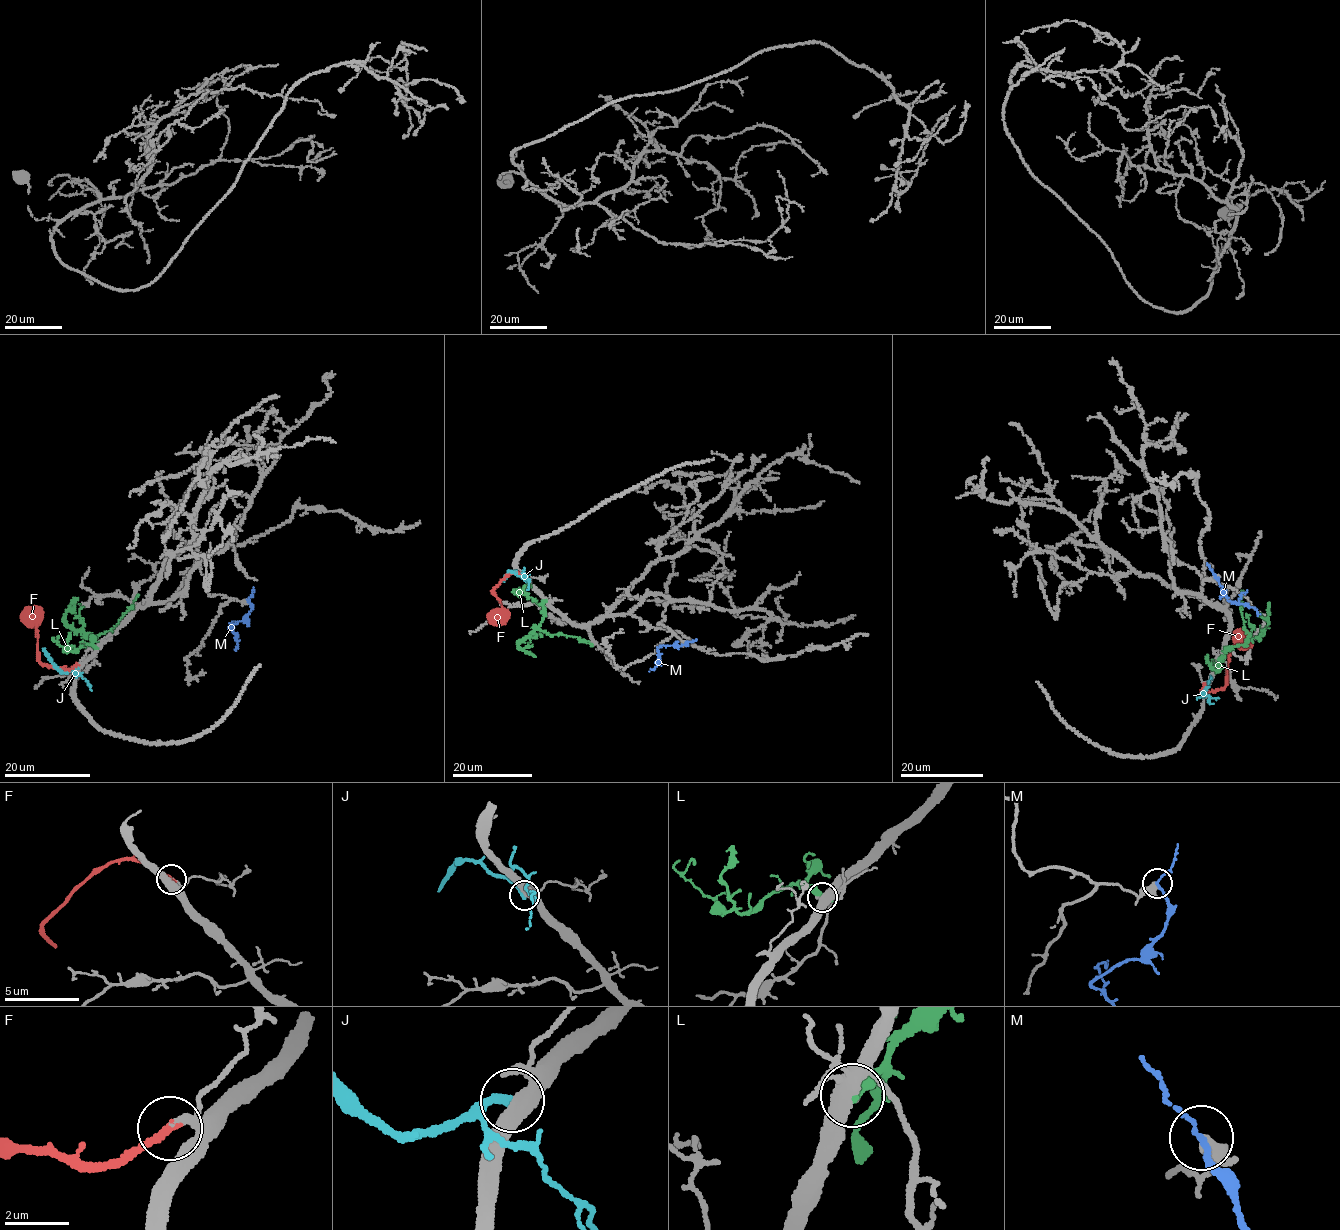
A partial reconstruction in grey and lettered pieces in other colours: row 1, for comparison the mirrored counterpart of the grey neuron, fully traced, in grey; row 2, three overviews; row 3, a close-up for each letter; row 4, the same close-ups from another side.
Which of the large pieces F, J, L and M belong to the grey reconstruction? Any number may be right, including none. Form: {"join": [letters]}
{"join": ["F"]}

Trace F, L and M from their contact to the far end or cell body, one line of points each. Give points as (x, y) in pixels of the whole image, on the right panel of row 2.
F: (1204, 684), (1202, 691), (1204, 693), (1224, 686), (1234, 635), (1237, 633), (1242, 640)
L: (1219, 659), (1234, 646), (1246, 642), (1249, 634), (1241, 609), (1243, 591)
M: (1215, 574), (1228, 600), (1253, 606), (1259, 614)

